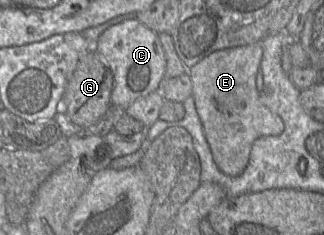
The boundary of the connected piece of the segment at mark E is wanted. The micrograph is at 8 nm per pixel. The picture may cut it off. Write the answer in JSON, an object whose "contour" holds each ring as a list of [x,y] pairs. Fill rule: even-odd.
{"contour":[[[261,42],[221,49],[188,69],[192,96],[213,159],[219,169],[229,176],[243,173],[257,138],[279,135],[284,130],[283,120],[261,102],[256,87],[262,54]]]}

